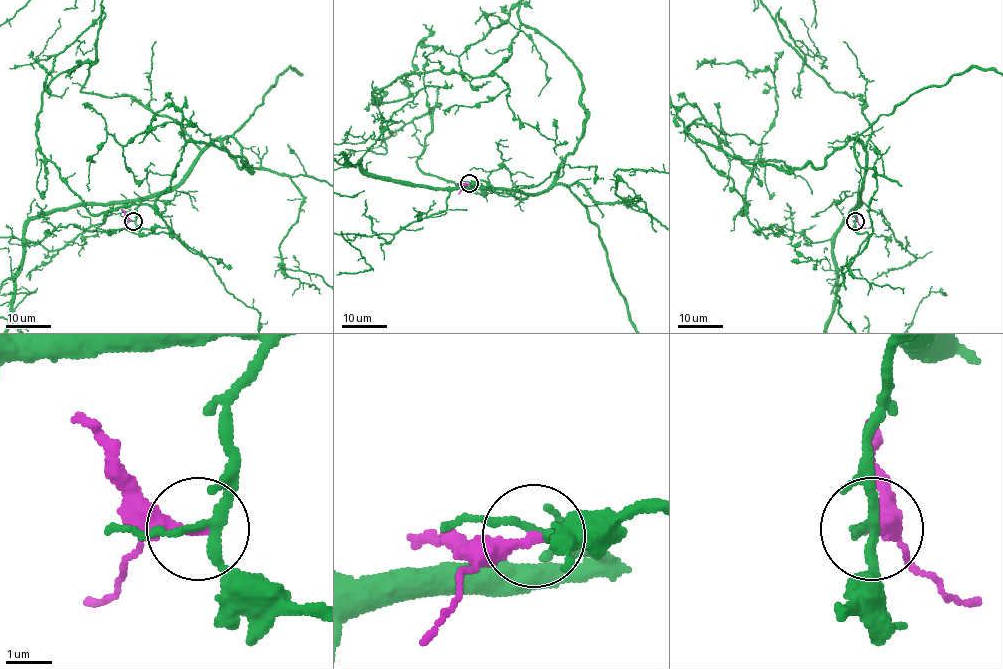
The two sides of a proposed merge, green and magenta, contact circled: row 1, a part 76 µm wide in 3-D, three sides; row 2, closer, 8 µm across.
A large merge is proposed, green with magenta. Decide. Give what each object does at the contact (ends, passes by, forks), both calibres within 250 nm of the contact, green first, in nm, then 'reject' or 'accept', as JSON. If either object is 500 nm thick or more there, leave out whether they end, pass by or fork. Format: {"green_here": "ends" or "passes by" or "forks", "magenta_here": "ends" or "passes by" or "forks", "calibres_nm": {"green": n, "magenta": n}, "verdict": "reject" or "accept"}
{"green_here": "forks", "magenta_here": "ends", "calibres_nm": {"green": 180, "magenta": 280}, "verdict": "reject"}

